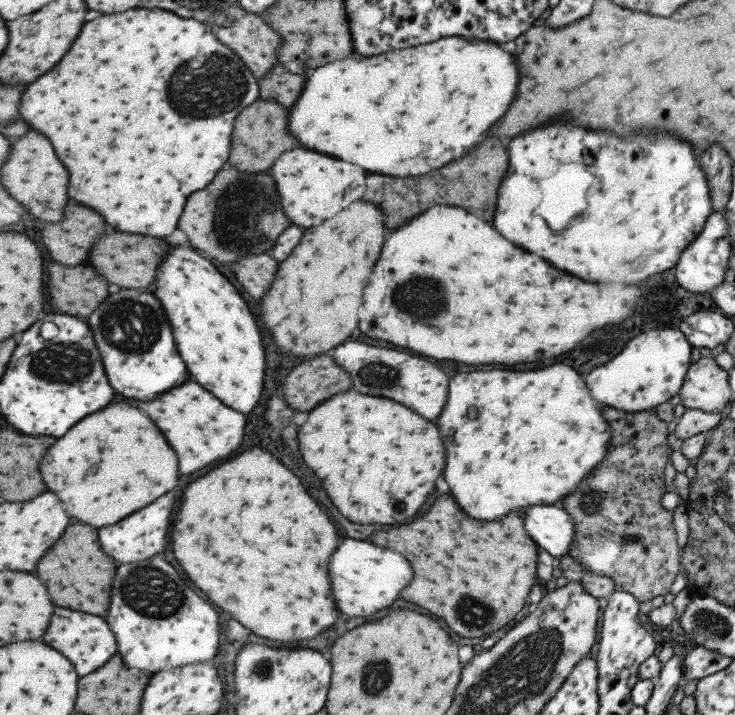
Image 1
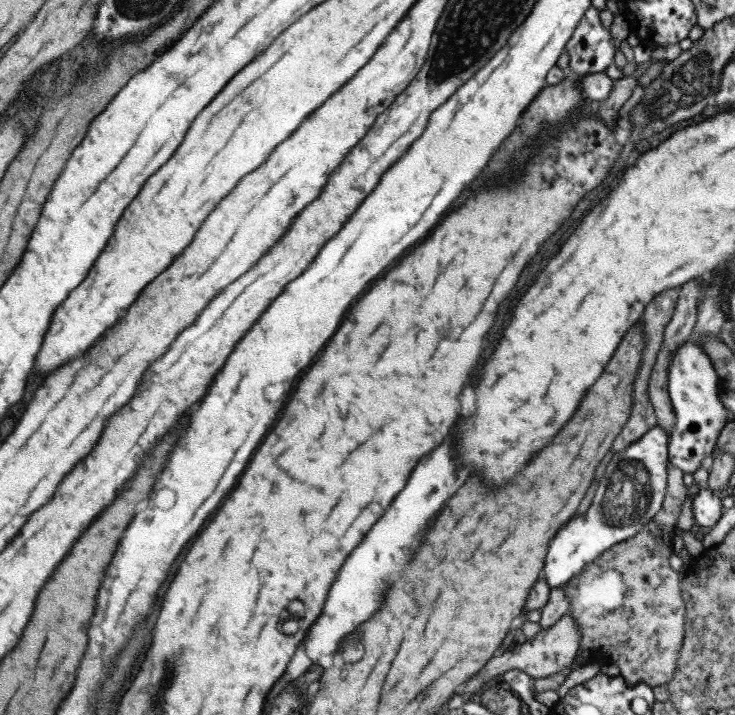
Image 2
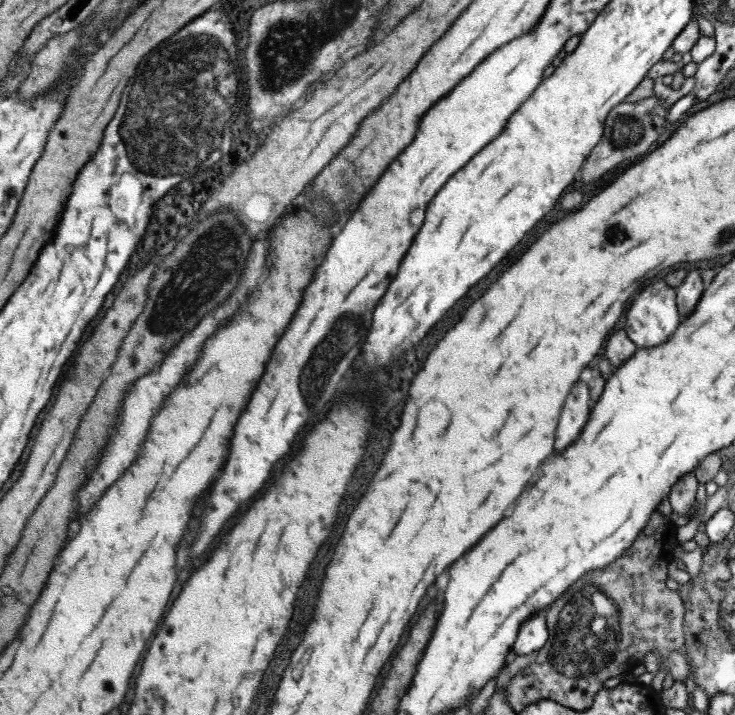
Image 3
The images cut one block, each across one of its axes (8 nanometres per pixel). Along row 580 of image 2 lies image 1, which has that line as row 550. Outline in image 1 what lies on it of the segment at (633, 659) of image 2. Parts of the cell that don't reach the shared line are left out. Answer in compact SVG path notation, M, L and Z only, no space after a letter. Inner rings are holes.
M603 408L601 410L601 418L607 423L610 432L610 450L604 456L603 461L599 461L590 471L587 476L584 476L577 486L568 492L558 503L559 506L572 518L574 522L574 535L568 555L578 562L583 570L589 571L596 575L603 575L609 577L614 582L615 591L625 591L629 593L638 602L642 603L650 601L655 596L665 596L669 593L669 586L673 582L675 575L680 571L680 548L675 542L675 530L671 523L672 511L667 510L661 506L661 496L665 494L663 485L663 468L665 462L670 455L671 449L667 445L667 425L654 413L654 410L648 410L640 413L626 413L623 411L616 411L614 408Z

